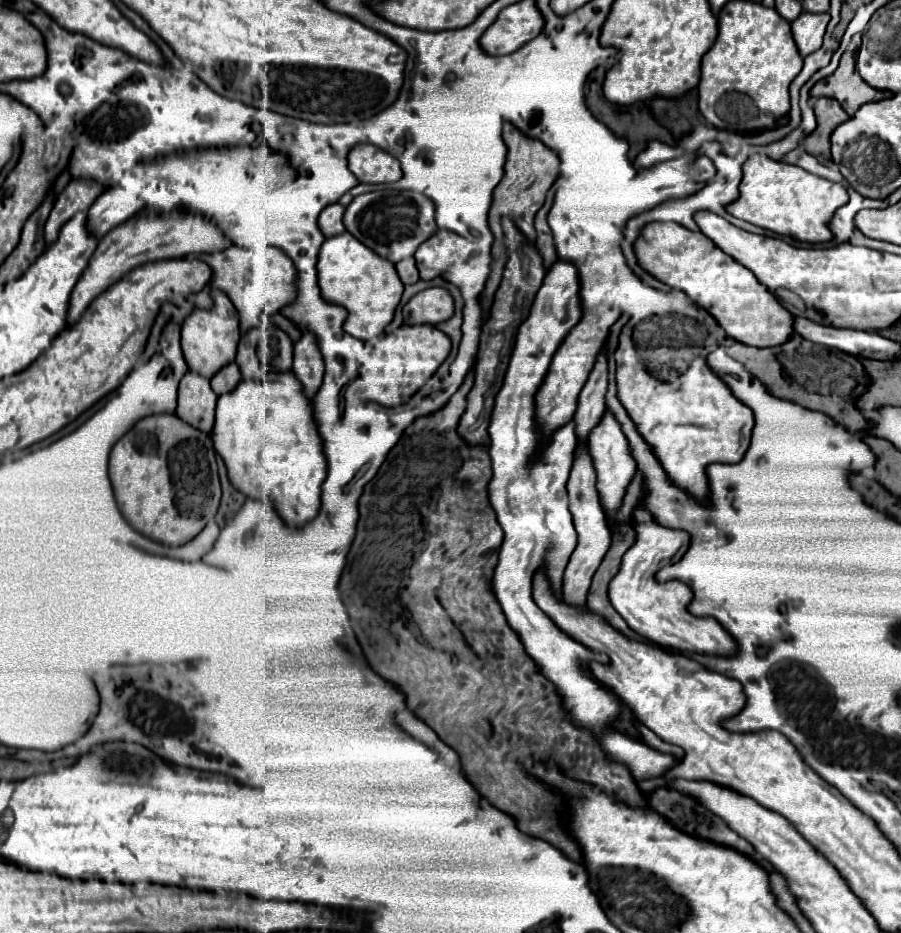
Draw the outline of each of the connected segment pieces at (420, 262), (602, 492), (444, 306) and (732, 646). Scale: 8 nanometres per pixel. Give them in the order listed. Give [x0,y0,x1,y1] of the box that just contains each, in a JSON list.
[[415,230,459,280],[589,410,637,514],[403,288,453,326],[609,498,737,656]]

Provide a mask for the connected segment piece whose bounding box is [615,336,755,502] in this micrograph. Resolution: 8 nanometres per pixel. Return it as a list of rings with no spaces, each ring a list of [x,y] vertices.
[[[621,336],[619,346],[615,350],[615,360],[617,360],[617,388],[619,388],[619,400],[627,408],[629,416],[637,424],[637,430],[641,436],[653,446],[657,458],[661,460],[667,476],[677,484],[679,488],[687,490],[689,494],[697,496],[701,502],[707,500],[709,488],[707,488],[707,476],[705,476],[705,466],[713,462],[721,464],[737,464],[743,454],[749,448],[751,440],[751,430],[753,430],[753,410],[737,400],[731,392],[731,388],[707,366],[705,358],[695,358],[689,368],[669,380],[661,380],[655,374],[651,374],[645,366],[645,362],[639,358],[633,346],[631,336]]]

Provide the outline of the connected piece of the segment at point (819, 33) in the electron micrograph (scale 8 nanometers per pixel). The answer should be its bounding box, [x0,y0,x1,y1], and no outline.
[791,12,831,58]

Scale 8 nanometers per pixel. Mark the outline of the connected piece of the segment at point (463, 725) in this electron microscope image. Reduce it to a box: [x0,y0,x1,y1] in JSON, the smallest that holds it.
[339,370,645,864]

